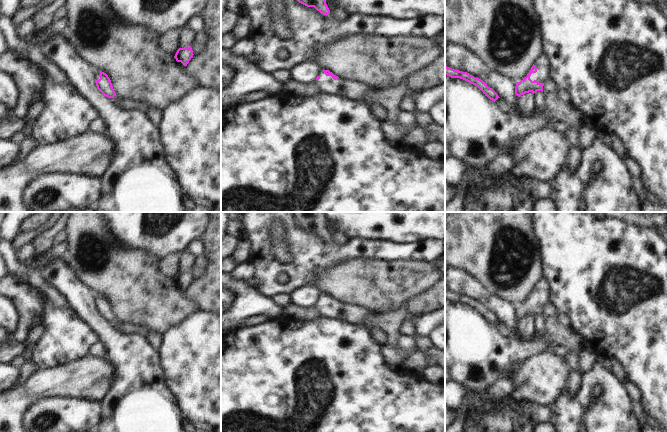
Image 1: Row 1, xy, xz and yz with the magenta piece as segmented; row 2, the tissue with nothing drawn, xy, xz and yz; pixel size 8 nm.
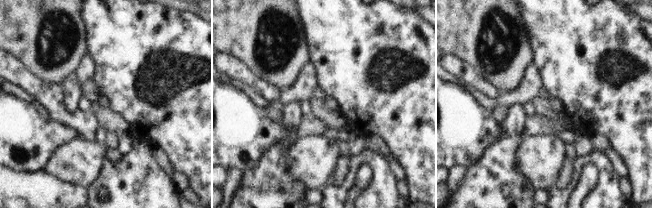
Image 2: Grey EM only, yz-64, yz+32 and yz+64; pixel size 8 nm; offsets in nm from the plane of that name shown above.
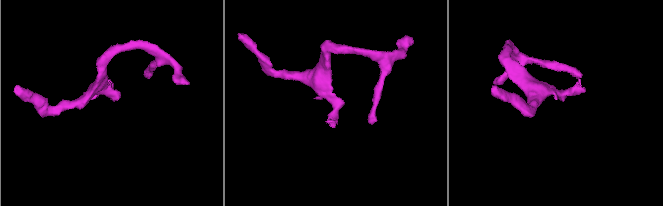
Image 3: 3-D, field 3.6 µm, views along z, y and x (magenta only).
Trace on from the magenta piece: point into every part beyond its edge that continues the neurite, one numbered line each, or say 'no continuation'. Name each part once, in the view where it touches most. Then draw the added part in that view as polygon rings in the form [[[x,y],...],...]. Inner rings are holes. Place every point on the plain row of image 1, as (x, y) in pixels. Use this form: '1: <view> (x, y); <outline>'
1: yz (542, 287); [[[542,277],[534,286],[537,291],[537,296],[530,299],[532,305],[536,304],[539,307],[544,307],[547,303],[551,302],[550,285],[545,277]]]

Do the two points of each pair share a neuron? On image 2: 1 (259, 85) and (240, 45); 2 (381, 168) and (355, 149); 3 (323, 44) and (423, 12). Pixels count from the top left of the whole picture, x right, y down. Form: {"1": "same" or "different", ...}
{"1": "different", "2": "different", "3": "different"}

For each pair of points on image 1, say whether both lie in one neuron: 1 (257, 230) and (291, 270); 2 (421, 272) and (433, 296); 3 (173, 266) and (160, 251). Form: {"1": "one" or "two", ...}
{"1": "one", "2": "two", "3": "two"}

